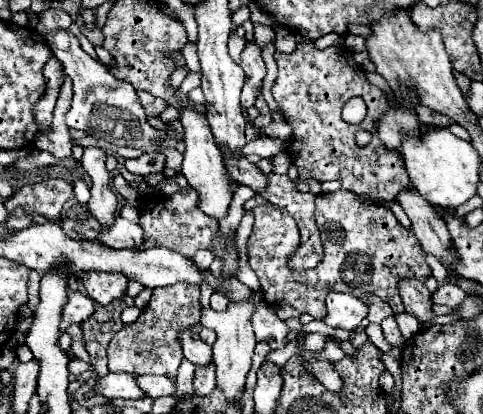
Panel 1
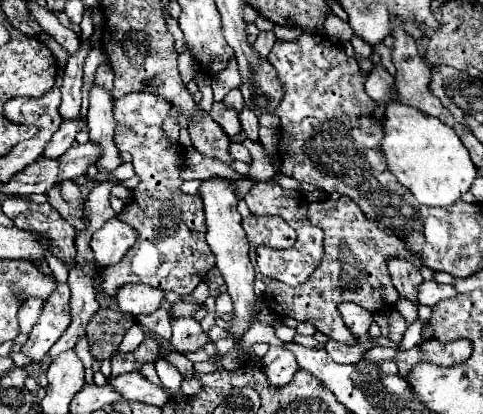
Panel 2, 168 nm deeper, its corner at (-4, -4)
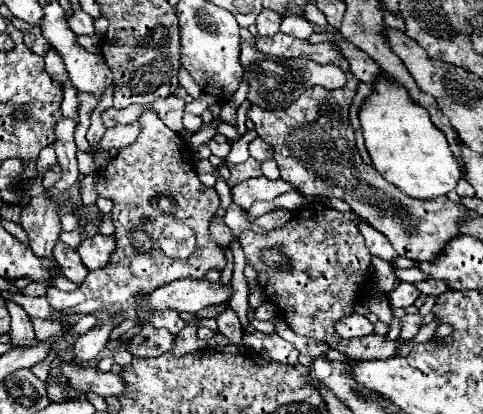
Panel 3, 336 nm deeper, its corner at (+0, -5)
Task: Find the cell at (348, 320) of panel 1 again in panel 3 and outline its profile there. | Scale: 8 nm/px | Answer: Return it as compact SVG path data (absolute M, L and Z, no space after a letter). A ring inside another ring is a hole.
M352 314L352 316L346 316L342 318L338 324L336 324L336 332L342 336L342 338L356 338L356 336L368 336L372 334L374 326L372 322L362 316L362 314Z

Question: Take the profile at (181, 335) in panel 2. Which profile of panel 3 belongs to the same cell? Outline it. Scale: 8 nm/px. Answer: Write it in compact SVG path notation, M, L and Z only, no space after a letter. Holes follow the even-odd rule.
M140 308L138 316L140 316L140 320L150 320L156 328L166 328L174 336L178 336L180 330L186 326L186 322L180 318L180 314L176 310L162 310L162 312L148 314L144 308Z

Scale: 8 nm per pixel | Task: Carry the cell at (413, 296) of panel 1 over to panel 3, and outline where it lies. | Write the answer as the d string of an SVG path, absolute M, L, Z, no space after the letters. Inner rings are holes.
M362 222L362 224L360 224L360 232L362 232L364 240L366 240L366 246L368 246L370 254L372 254L372 256L378 256L378 258L382 258L382 260L386 260L386 262L390 262L392 270L396 272L398 268L394 266L394 262L392 262L392 260L396 260L396 258L398 258L398 254L396 254L396 250L392 250L392 246L390 246L388 238L386 238L384 234L380 234L378 230L374 230L372 226L368 226L366 222Z

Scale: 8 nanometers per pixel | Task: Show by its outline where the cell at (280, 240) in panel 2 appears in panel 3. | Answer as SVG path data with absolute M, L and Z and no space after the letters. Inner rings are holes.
M312 202L300 208L284 228L268 234L244 230L238 240L246 254L246 262L258 272L258 282L266 300L278 308L294 334L322 340L354 360L384 360L396 354L396 341L374 333L346 340L338 338L334 328L340 318L354 312L354 304L362 288L366 286L370 290L372 254L364 246L364 238L358 230L360 222L362 218L358 218L352 210L340 212L322 202ZM262 248L280 248L284 254L288 254L292 268L278 270L264 266L260 260Z

